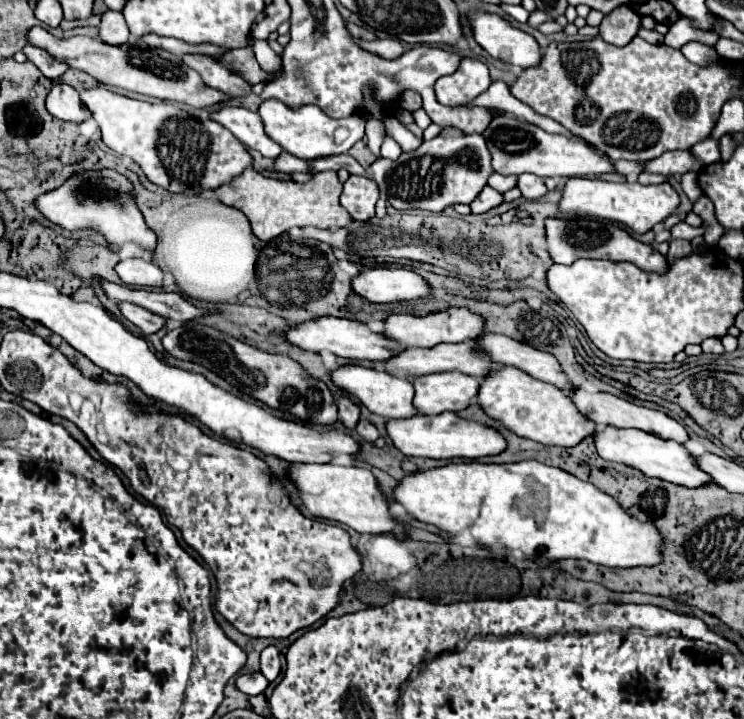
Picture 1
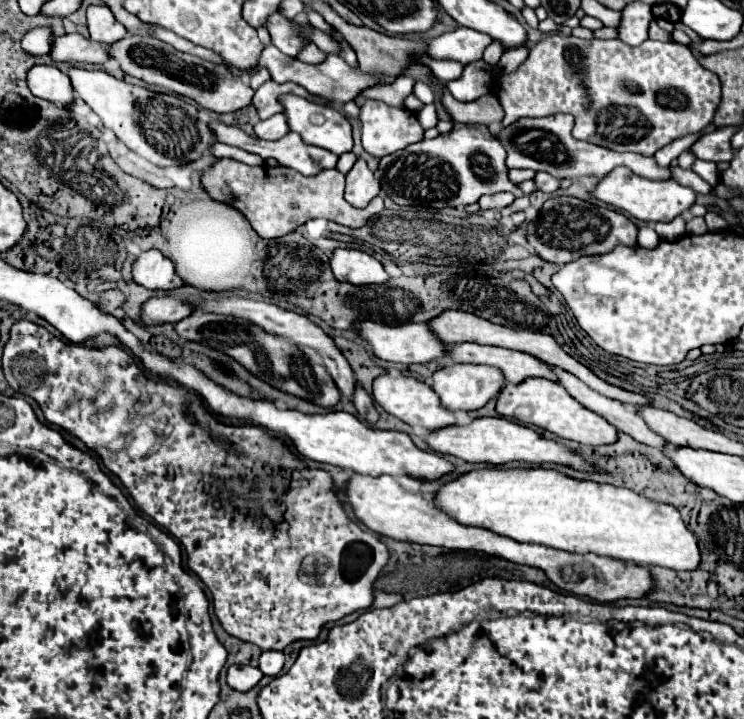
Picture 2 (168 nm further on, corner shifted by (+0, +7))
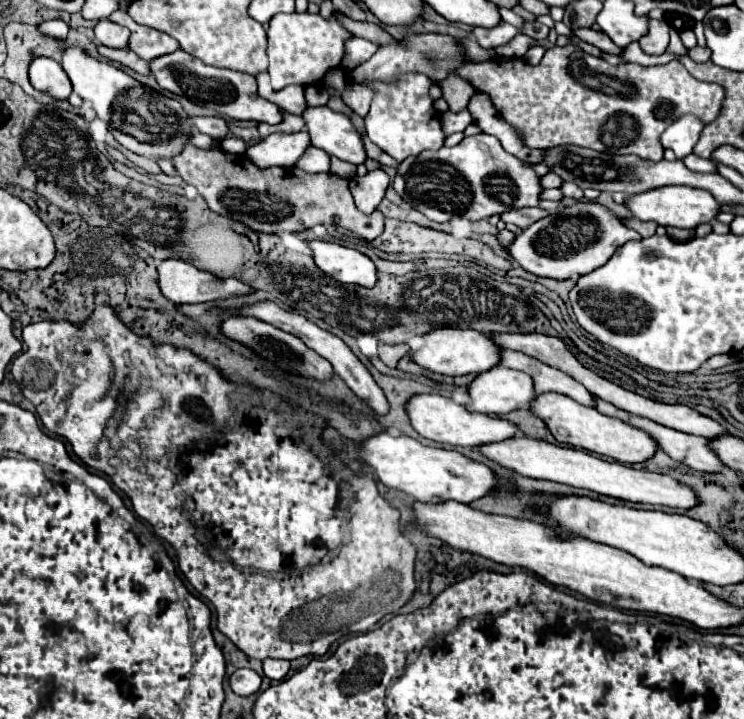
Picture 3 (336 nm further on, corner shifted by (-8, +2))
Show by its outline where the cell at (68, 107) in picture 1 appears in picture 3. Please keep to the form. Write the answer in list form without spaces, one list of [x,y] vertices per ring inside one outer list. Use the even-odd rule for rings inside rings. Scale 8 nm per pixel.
[[[36,57],[30,63],[30,83],[38,91],[48,91],[54,99],[66,99],[72,93],[72,83],[58,61]]]

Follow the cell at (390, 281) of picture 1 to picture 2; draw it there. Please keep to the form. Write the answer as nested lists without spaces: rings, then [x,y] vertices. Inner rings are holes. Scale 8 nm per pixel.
[[[338,248],[330,260],[330,268],[340,282],[350,282],[354,286],[384,284],[390,280],[384,266],[374,256],[360,250]]]

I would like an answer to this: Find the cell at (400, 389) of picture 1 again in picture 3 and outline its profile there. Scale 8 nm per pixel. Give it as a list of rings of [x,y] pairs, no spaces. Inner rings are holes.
[[[418,395],[418,399],[410,399],[408,411],[410,411],[412,427],[422,437],[436,441],[436,443],[448,443],[448,445],[474,449],[474,447],[482,447],[488,443],[500,443],[500,441],[512,439],[520,433],[520,429],[510,421],[468,411],[464,405],[458,405],[452,399],[442,397],[442,395]]]

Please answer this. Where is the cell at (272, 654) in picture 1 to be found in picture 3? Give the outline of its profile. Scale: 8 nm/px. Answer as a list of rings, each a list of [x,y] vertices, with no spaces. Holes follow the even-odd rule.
[[[266,659],[264,661],[264,675],[274,681],[282,681],[290,669],[290,663],[278,661],[278,659]]]

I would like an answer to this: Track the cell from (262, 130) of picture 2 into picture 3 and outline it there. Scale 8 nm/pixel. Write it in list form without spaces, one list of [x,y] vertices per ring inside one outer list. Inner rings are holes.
[[[306,131],[294,135],[270,135],[270,139],[248,147],[246,155],[254,159],[258,167],[294,167],[310,145],[310,135]]]

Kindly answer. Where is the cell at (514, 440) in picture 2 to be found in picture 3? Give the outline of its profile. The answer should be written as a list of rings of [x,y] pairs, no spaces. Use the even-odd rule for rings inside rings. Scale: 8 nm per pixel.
[[[518,435],[518,439],[506,439],[506,443],[492,443],[490,447],[480,447],[480,453],[520,475],[534,477],[534,479],[548,479],[548,481],[564,483],[578,489],[588,489],[612,499],[622,499],[622,501],[642,503],[642,505],[664,505],[672,509],[692,509],[700,503],[692,487],[686,487],[668,475],[634,469],[622,463],[610,463],[580,449],[560,447],[554,443],[528,439],[522,435]]]

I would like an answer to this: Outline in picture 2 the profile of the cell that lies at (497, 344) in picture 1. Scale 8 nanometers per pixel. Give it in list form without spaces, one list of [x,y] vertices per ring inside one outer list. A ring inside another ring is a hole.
[[[548,364],[548,368],[558,376],[558,382],[572,394],[572,398],[576,398],[584,408],[602,416],[612,426],[618,426],[618,430],[622,430],[624,434],[630,434],[634,440],[654,448],[662,448],[662,444],[666,444],[664,438],[658,438],[658,434],[648,430],[648,426],[642,422],[632,406],[626,406],[618,400],[598,394],[596,390],[590,390],[590,386],[586,386],[580,378],[566,370],[560,370],[558,366]]]

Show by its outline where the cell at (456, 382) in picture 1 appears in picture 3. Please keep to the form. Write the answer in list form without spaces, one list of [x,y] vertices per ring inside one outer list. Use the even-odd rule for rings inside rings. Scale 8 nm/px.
[[[502,365],[480,373],[470,385],[468,395],[472,399],[468,409],[488,415],[504,415],[522,407],[530,407],[536,399],[534,381],[522,371],[514,371]]]

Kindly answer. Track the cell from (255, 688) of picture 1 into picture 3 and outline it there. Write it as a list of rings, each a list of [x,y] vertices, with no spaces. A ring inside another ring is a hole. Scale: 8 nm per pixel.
[[[238,669],[230,675],[230,687],[236,695],[254,695],[262,685],[262,677],[252,669]]]

